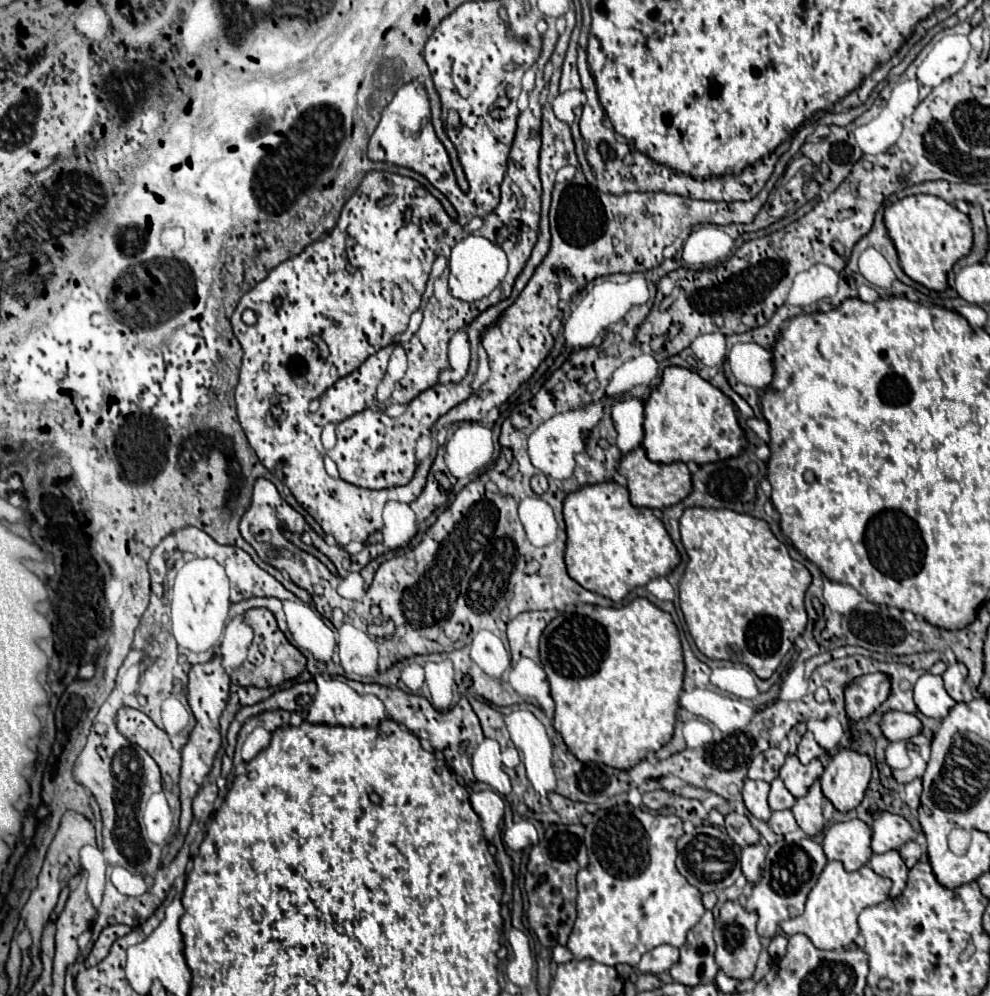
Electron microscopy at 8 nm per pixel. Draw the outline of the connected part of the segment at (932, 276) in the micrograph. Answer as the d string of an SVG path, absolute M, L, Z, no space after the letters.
M918 194L896 200L884 210L884 224L896 246L902 270L930 290L946 290L950 268L972 248L970 218L938 196Z

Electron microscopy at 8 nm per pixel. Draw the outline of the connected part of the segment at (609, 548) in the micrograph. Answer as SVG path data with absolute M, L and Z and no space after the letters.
M616 482L582 486L580 490L570 492L564 500L564 522L568 536L564 558L570 576L586 590L606 596L614 602L620 602L632 588L644 586L658 576L666 576L680 562L680 554L672 544L664 524L652 514L650 508L632 506L628 500L628 490Z

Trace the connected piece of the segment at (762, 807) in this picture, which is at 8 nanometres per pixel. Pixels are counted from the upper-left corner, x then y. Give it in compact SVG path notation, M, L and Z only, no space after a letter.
M744 780L744 788L742 788L742 796L744 796L744 804L750 810L752 816L756 816L758 820L768 820L770 818L770 806L768 806L768 792L770 792L770 784L764 780Z

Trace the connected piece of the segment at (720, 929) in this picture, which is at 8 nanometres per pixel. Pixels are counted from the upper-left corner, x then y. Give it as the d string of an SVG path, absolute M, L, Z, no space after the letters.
M728 900L722 904L720 908L720 916L716 920L716 928L714 928L714 940L716 940L716 962L718 966L738 978L738 980L744 980L744 978L750 978L754 974L754 968L756 968L756 962L758 962L758 956L762 952L762 942L760 942L760 936L756 932L756 918L754 912L746 912L738 900Z

